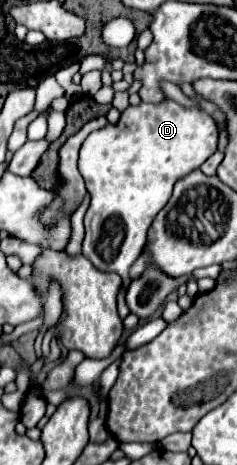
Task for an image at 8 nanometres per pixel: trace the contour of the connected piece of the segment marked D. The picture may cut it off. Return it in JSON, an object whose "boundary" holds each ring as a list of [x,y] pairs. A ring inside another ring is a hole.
{"boundary":[[[172,100],[162,104],[128,106],[116,124],[108,124],[102,130],[92,132],[82,148],[78,168],[86,180],[86,190],[90,192],[90,208],[84,216],[86,236],[82,242],[82,254],[102,272],[116,272],[122,276],[124,286],[130,284],[128,270],[138,260],[142,248],[146,246],[146,234],[154,216],[166,206],[172,196],[172,186],[182,176],[190,174],[204,160],[216,152],[218,128],[216,122],[204,110],[188,110]]]}

